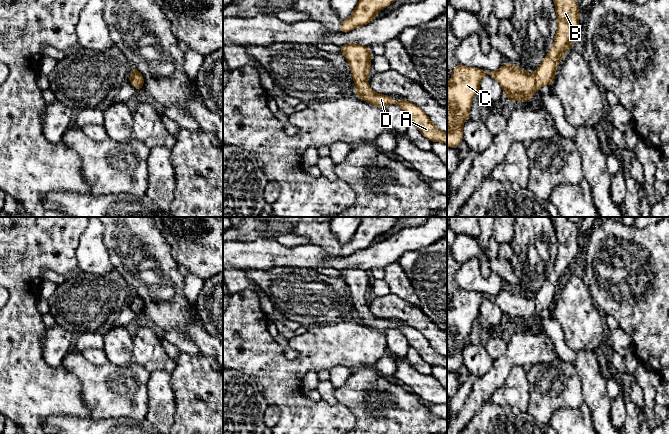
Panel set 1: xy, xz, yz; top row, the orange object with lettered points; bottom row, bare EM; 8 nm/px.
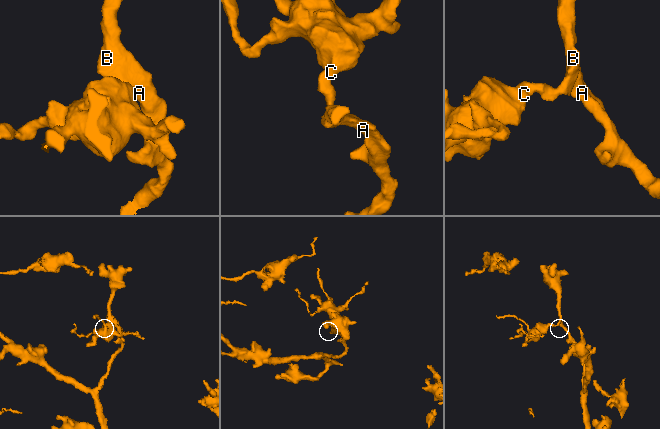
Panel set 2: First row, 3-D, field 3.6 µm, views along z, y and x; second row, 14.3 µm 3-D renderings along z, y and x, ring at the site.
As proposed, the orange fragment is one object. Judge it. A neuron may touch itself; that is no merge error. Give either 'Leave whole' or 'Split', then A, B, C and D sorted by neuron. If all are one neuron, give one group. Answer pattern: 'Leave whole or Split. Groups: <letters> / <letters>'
Leave whole. Groups: A B C D

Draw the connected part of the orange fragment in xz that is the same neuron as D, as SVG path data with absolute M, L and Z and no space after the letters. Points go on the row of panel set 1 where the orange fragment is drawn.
M352 43L340 46L342 55L350 65L353 82L356 84L354 93L362 100L385 109L386 106L396 104L407 114L409 121L417 126L424 137L432 142L447 144L447 133L438 129L424 113L424 111L408 100L395 101L389 95L375 93L370 88L367 75L371 72L372 54L370 48Z

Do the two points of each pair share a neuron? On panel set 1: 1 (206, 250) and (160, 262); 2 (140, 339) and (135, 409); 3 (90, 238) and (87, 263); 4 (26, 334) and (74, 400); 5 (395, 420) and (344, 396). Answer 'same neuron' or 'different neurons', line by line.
1: different neurons
2: different neurons
3: same neuron
4: same neuron
5: same neuron

